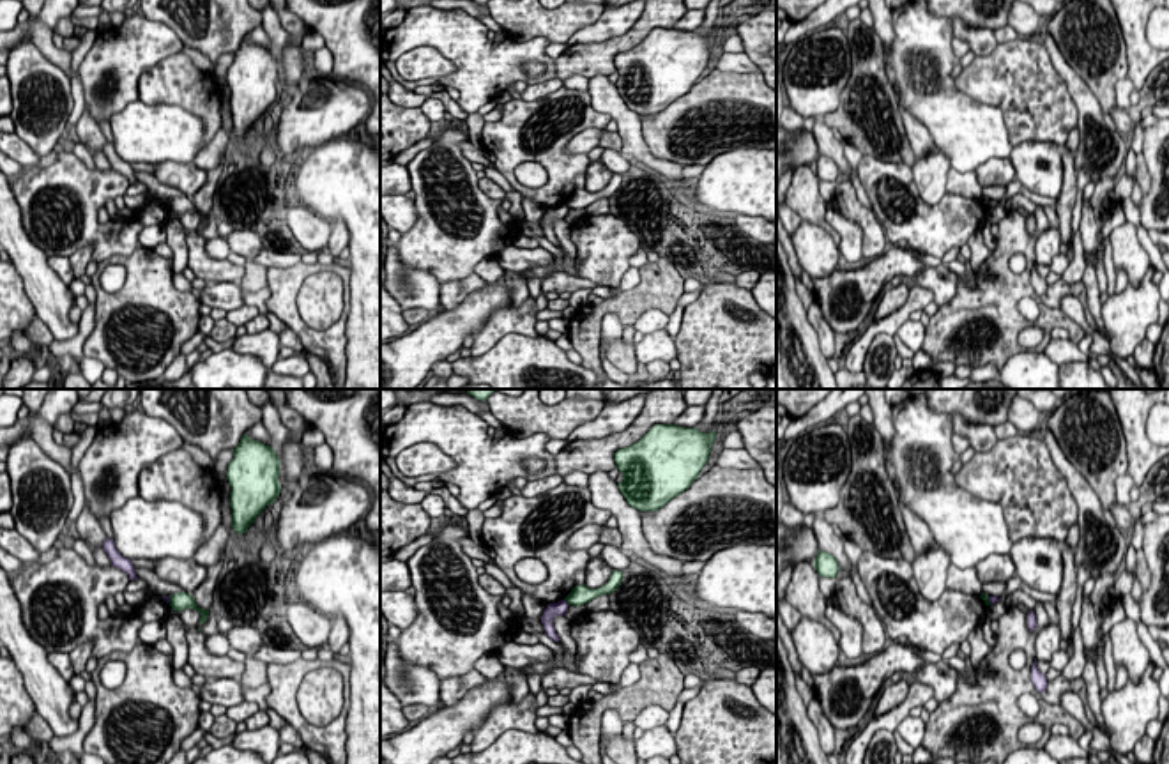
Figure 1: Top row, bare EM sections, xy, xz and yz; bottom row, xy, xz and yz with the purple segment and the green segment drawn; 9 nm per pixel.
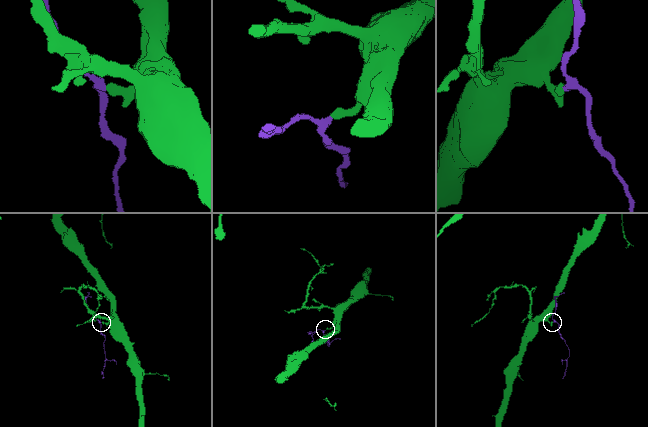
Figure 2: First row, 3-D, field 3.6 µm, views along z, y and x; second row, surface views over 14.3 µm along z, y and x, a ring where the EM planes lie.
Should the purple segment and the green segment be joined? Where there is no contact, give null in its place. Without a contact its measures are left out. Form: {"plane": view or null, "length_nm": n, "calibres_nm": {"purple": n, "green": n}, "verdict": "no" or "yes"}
{"plane": "xz", "length_nm": 90, "calibres_nm": {"purple": 130, "green": 190}, "verdict": "no"}

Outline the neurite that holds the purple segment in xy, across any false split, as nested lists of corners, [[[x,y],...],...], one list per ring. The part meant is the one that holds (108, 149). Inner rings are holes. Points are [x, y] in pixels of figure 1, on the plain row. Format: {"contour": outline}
{"contour": [[[106,141],[106,145],[103,147],[103,154],[108,157],[111,170],[126,175],[129,179],[129,184],[138,182],[131,163],[120,159],[120,156],[115,152],[113,143]]]}

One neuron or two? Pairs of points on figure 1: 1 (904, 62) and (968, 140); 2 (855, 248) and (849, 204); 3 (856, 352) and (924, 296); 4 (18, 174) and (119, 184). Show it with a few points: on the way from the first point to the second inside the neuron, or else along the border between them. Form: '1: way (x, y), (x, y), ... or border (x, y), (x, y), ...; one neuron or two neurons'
1: way (924, 82), (929, 94), (955, 121); one neuron
2: border (832, 207), (860, 227), (863, 255); two neurons
3: way (871, 335), (906, 310); one neuron
4: way (43, 184), (94, 184); one neuron

